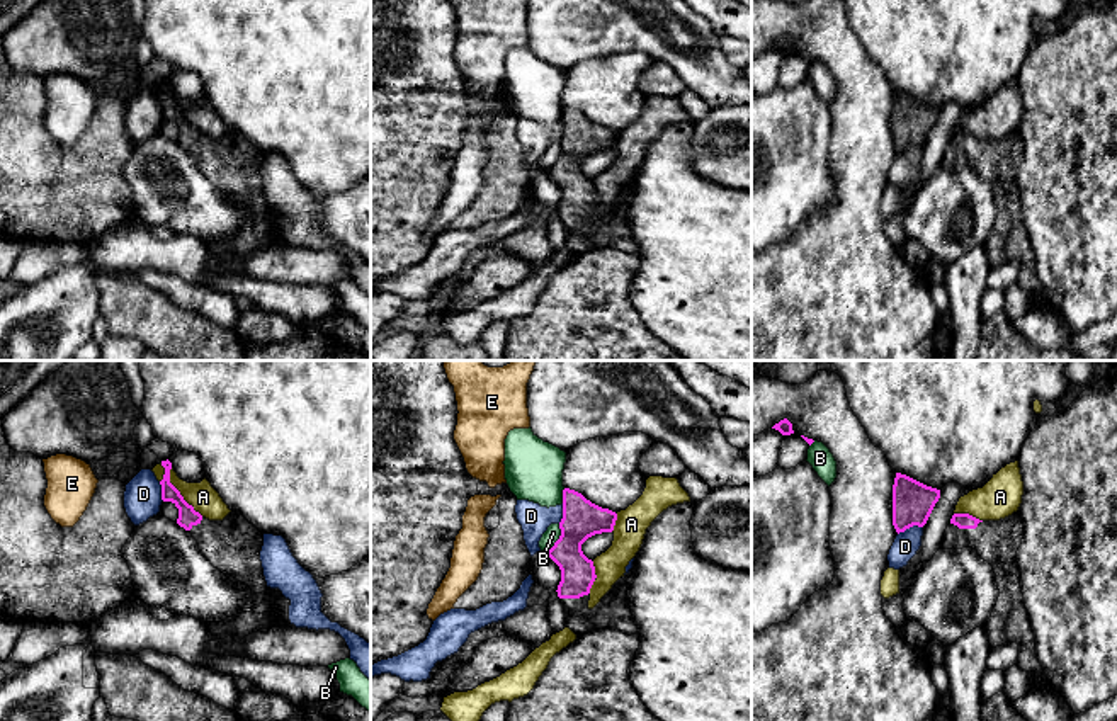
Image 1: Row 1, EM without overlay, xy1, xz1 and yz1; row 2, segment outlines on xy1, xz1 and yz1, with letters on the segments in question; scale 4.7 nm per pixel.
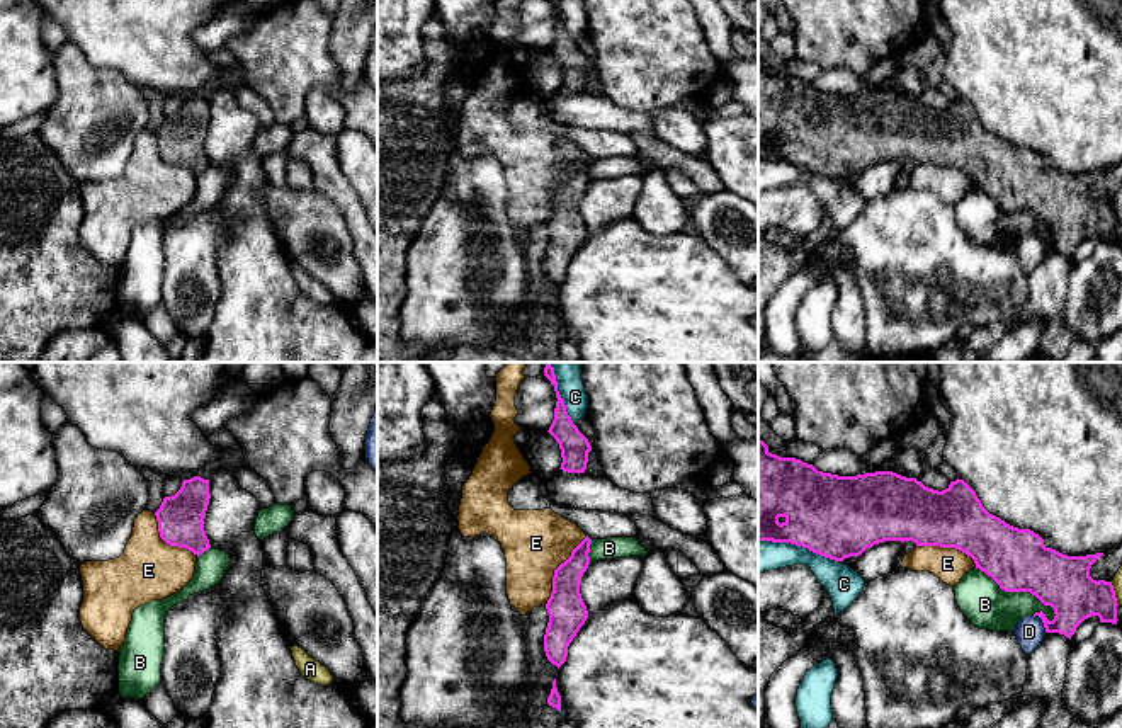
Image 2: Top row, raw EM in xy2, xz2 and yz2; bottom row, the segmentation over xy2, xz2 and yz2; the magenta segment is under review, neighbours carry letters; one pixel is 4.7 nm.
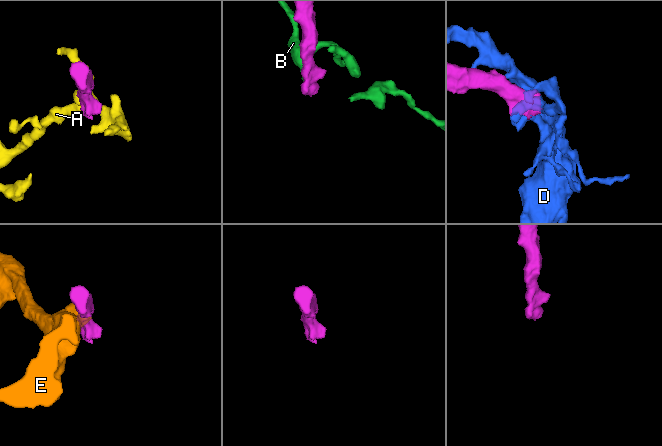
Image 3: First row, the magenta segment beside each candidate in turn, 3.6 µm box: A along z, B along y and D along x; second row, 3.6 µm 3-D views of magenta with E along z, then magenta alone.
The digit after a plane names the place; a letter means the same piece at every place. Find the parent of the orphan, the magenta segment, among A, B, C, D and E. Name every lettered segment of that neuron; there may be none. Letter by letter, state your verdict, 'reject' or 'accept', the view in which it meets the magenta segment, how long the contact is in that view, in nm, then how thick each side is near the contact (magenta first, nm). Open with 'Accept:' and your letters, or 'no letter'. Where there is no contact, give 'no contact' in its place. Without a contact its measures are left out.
Accept: no letter
A: reject; contact in xy1; length 280 nm; calibres 90 and 140 nm
B: reject; contact in yz2; length 440 nm; calibres 300 and 220 nm
C: reject; contact in yz2; length 400 nm; calibres 380 and 150 nm
D: reject; contact in yz1; length 130 nm; calibres 190 and 120 nm
E: reject; contact in xz2; length 380 nm; calibres 180 and 300 nm

